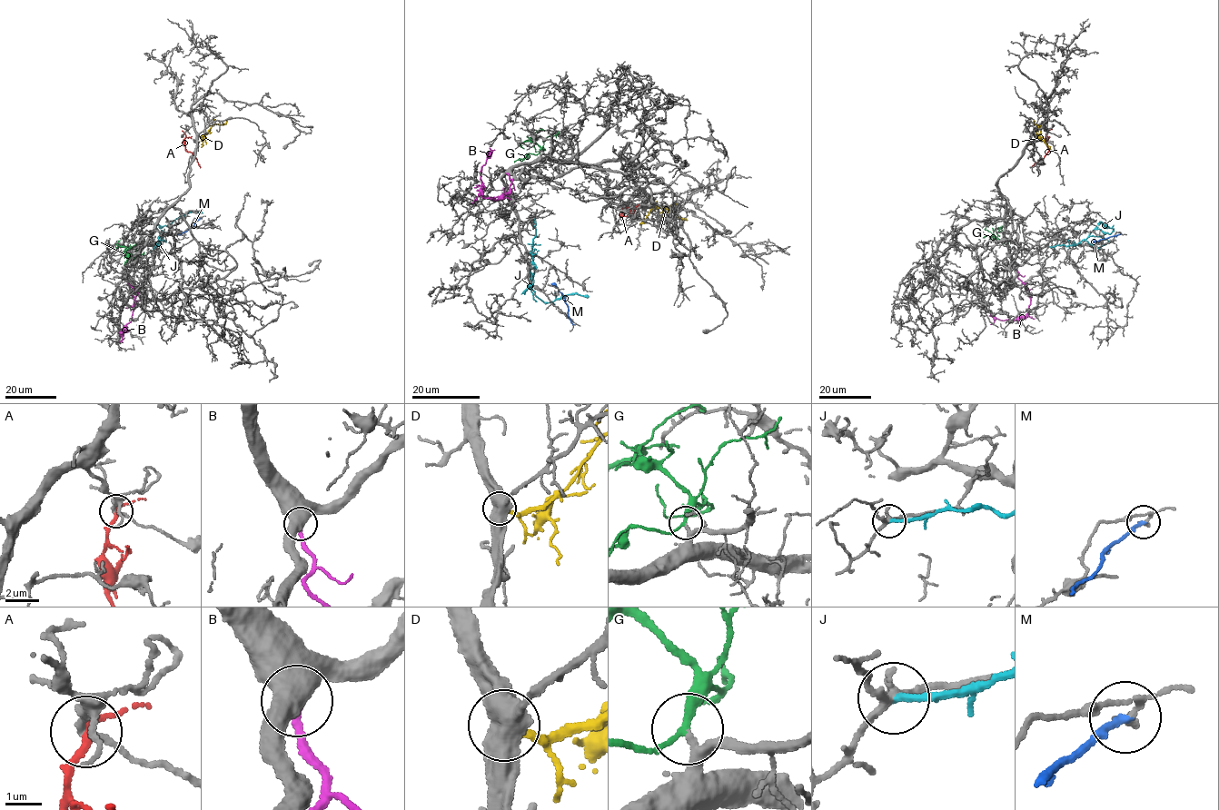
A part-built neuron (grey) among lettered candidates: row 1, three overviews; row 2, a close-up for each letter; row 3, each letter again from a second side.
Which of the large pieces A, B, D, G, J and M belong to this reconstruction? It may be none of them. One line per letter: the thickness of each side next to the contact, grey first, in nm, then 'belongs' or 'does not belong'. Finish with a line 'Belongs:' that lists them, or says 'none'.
A: 160/180 nm | does not belong
B: 700/300 nm | does not belong
D: 500/240 nm | does not belong
G: 180/200 nm | does not belong
J: 190/220 nm | does not belong
M: 110/200 nm | does not belong
Belongs: none

